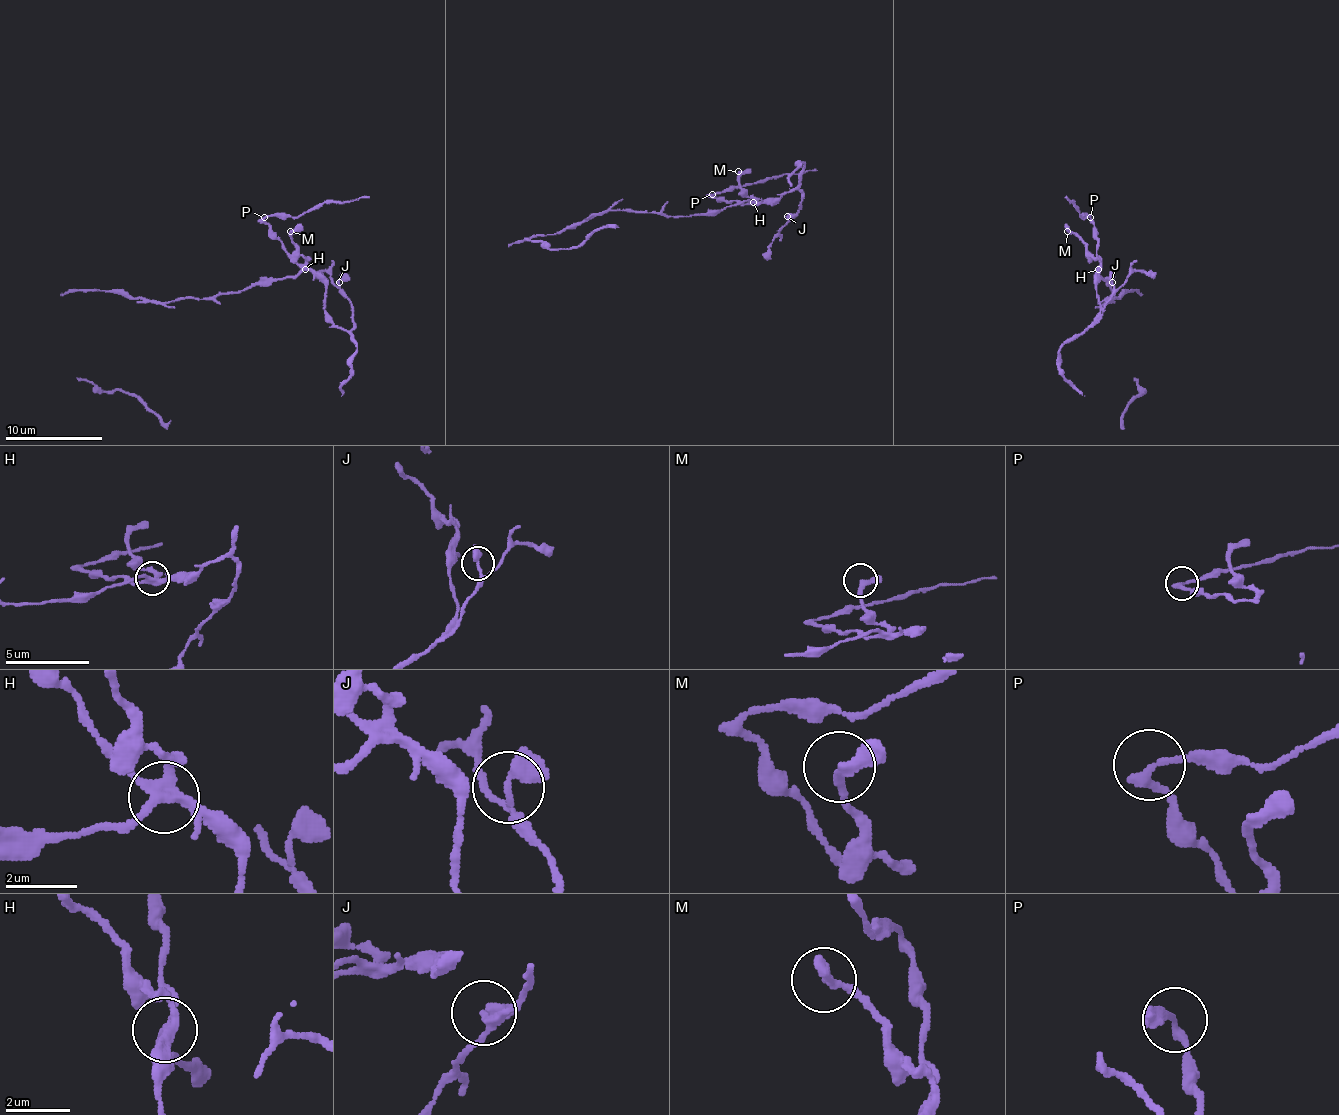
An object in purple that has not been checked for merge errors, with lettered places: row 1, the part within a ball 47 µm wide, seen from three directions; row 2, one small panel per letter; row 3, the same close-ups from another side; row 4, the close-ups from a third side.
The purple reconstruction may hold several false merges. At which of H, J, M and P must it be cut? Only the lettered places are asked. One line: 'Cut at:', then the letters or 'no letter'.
Cut at: H, P

